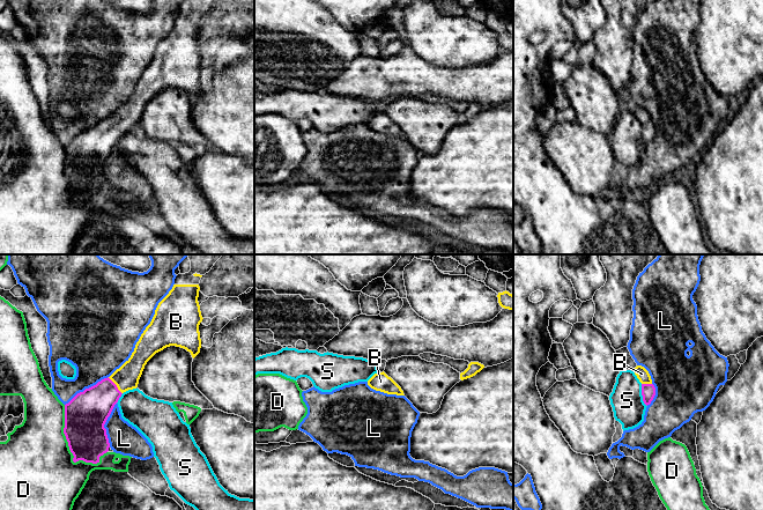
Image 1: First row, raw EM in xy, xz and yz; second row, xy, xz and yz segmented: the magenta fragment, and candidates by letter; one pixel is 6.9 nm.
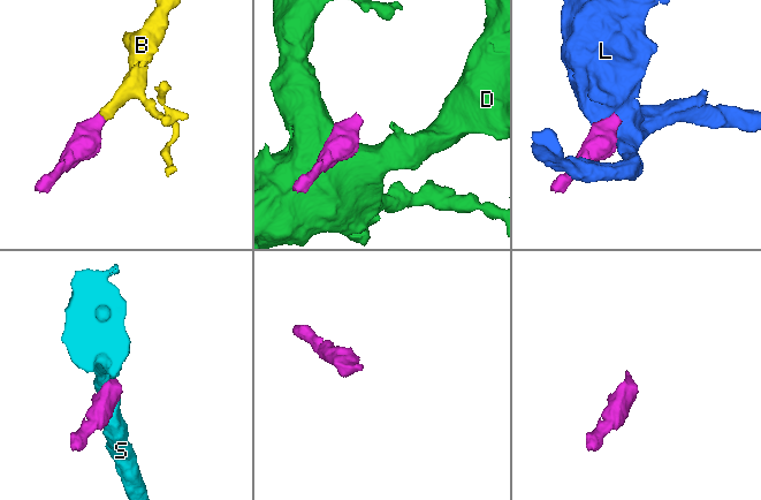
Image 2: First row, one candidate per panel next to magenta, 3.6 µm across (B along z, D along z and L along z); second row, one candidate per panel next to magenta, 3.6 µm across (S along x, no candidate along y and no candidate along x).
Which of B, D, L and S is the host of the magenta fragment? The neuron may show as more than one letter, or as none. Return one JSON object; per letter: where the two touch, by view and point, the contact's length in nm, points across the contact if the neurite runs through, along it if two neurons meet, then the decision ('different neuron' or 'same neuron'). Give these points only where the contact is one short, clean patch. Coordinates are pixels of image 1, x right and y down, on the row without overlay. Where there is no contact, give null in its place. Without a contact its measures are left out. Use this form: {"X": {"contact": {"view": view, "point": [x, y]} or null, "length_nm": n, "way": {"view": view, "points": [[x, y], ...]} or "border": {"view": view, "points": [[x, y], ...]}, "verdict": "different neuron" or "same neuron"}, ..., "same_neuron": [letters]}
{"B": {"contact": {"view": "xy", "point": [116, 126]}, "length_nm": 160, "way": {"view": "xy", "points": [[89, 150], [116, 126], [126, 118]]}, "verdict": "same neuron"}, "D": {"contact": {"view": "xy", "point": [68, 186]}, "length_nm": 480, "verdict": "different neuron"}, "L": {"contact": {"view": "xy", "point": [104, 164]}, "length_nm": 320, "verdict": "different neuron"}, "S": {"contact": {"view": "yz", "point": [642, 135]}, "length_nm": 170, "verdict": "different neuron"}, "same_neuron": ["B"]}

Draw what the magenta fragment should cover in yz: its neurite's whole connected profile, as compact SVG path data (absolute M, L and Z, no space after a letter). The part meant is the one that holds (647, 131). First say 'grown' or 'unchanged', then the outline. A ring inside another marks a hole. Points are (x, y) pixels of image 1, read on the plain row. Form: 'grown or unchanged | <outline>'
grown | M637 106L635 109L634 113L637 117L637 119L639 120L639 123L642 124L643 142L647 147L651 145L651 142L653 141L653 139L655 136L655 128L652 125L651 117L650 117L649 112L642 106Z

